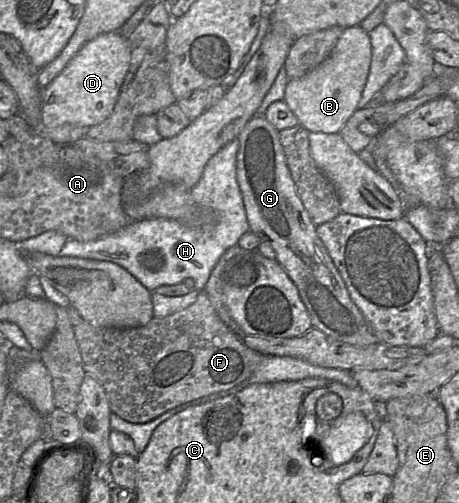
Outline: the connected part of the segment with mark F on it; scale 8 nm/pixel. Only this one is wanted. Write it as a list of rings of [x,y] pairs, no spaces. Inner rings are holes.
[[[204,290],[199,292],[197,299],[189,307],[172,313],[166,317],[153,317],[148,324],[136,328],[94,327],[85,321],[74,307],[68,306],[67,309],[76,342],[82,356],[82,363],[85,372],[98,380],[104,388],[111,412],[131,423],[146,423],[183,403],[193,401],[210,394],[227,391],[248,379],[259,366],[259,364],[263,361],[264,354],[249,348],[243,341],[242,337],[234,334],[220,319]]]

